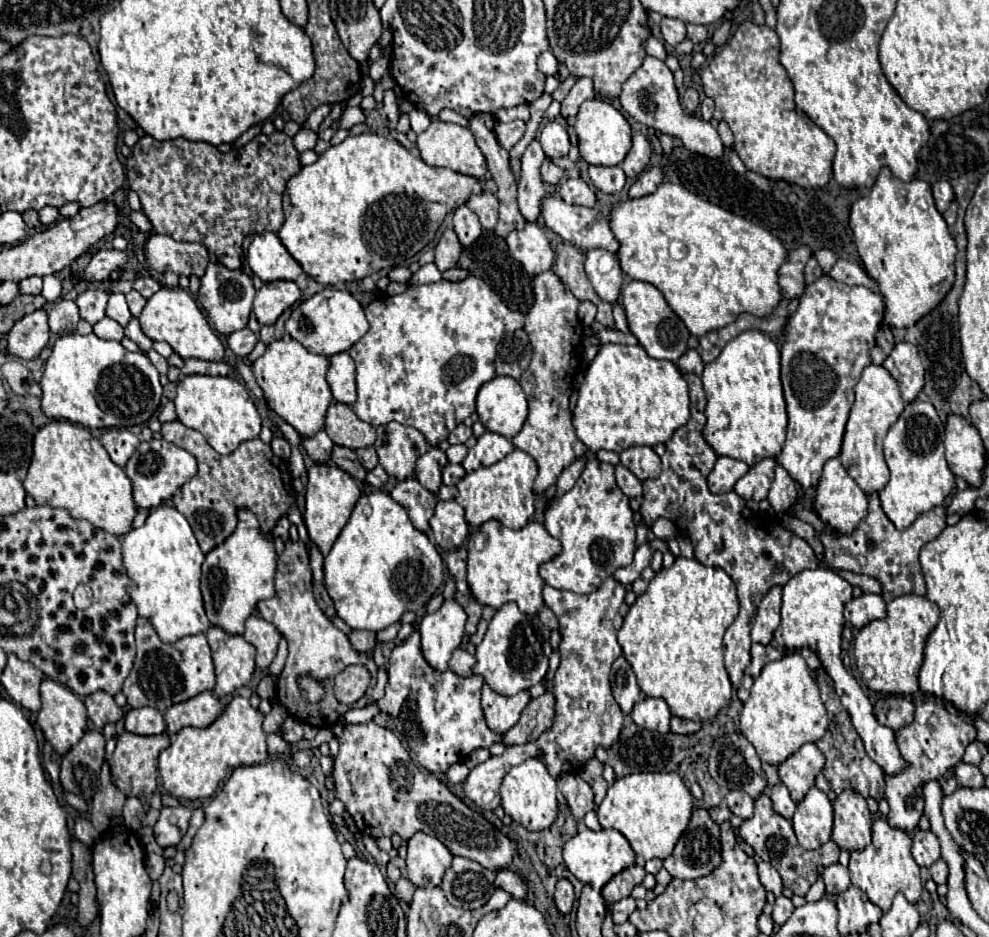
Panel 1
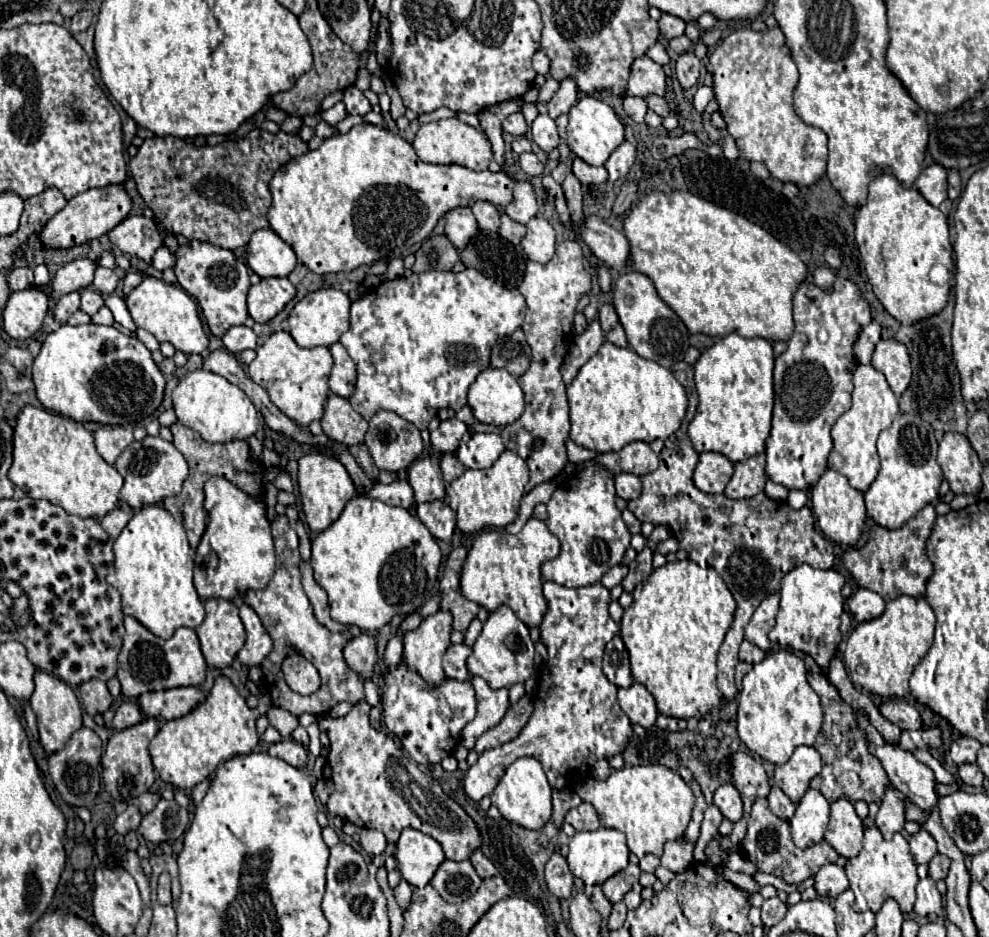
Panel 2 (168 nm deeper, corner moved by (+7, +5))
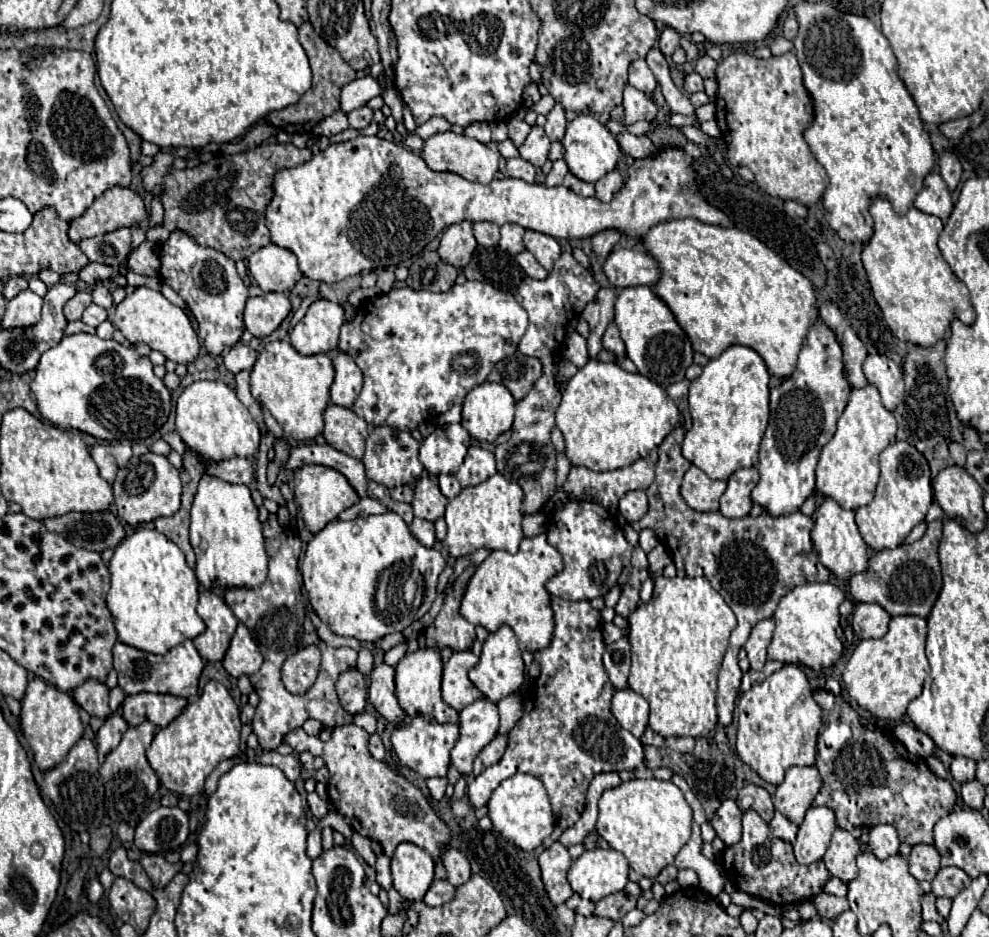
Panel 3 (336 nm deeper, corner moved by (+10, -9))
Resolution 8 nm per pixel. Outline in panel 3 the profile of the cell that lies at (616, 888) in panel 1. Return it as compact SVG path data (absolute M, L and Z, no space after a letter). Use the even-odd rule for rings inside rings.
M628 882L622 892L616 892L616 894L602 898L594 908L594 916L620 920L628 910L636 908L636 900L640 898L640 892L642 890L636 882Z

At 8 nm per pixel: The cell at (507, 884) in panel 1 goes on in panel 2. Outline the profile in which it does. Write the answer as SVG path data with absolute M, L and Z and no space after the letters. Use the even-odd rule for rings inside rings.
M481 850L473 852L473 856L471 856L469 860L471 860L471 864L475 866L475 870L477 870L477 874L479 874L481 878L493 878L493 876L499 876L499 870L493 866L493 862L491 862Z

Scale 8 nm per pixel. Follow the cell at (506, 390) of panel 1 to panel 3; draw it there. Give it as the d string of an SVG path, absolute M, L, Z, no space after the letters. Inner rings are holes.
M482 382L464 398L462 426L474 440L494 442L502 432L512 428L514 404L506 386Z

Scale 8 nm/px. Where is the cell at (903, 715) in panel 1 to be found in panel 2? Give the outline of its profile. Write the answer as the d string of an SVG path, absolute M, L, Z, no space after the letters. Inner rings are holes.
M889 700L879 706L879 712L883 718L899 726L901 730L915 730L921 728L921 716L915 706L911 706L905 700Z

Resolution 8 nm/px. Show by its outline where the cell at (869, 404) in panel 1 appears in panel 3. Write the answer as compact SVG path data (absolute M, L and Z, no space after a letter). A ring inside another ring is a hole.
M868 384L850 394L848 406L844 408L838 430L832 440L822 448L818 468L816 468L816 490L822 496L836 500L844 510L856 510L872 502L878 484L878 456L894 442L896 418L880 402L878 390Z

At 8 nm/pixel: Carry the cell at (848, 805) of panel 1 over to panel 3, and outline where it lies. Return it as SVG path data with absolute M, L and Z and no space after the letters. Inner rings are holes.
M838 828L834 832L832 844L826 850L822 860L834 878L840 878L842 882L848 884L858 876L858 868L856 868L856 856L858 854L860 854L858 840L850 832Z

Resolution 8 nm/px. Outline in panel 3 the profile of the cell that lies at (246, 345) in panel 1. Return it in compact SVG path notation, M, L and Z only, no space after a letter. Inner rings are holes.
M236 344L234 348L230 348L226 354L224 354L224 366L232 372L232 374L238 374L242 370L250 370L256 362L258 354L246 346L246 344Z

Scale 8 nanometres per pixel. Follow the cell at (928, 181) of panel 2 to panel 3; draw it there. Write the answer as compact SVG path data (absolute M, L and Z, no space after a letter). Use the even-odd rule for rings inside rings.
M930 172L924 178L924 188L920 190L920 194L914 200L914 206L926 214L934 214L942 220L946 220L954 208L952 204L952 194L946 186L946 182L942 180L942 176L938 172Z

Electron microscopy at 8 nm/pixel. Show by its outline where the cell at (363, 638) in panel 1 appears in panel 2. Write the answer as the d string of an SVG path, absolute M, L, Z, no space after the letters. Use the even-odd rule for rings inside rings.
M361 634L357 638L351 638L343 650L345 662L349 668L359 672L365 678L373 674L373 666L377 662L377 652L375 652L375 640L369 634Z

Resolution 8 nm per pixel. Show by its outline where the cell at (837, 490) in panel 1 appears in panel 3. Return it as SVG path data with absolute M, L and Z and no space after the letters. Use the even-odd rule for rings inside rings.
M824 498L814 514L814 528L810 532L814 550L820 562L838 578L848 580L850 576L864 572L868 568L868 546L860 536L860 530L854 522L854 512L840 508L832 498Z

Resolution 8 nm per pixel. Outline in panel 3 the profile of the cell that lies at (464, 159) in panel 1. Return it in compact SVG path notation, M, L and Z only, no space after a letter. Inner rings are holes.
M442 132L442 134L434 134L432 138L426 140L424 150L422 150L422 158L436 172L454 172L454 174L460 174L466 180L480 182L480 184L490 184L494 174L498 172L500 154L490 150L486 144L482 144L474 138L458 136L454 132Z

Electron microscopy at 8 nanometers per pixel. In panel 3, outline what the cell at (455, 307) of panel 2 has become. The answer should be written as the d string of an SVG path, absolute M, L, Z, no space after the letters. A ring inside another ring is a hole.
M464 282L444 294L400 288L382 294L358 310L352 322L340 328L338 350L350 354L364 372L364 388L352 410L370 426L390 426L398 430L416 428L420 422L444 414L452 404L462 402L466 394L486 382L494 364L516 352L520 338L528 328L528 314L508 292L496 290L484 282Z

